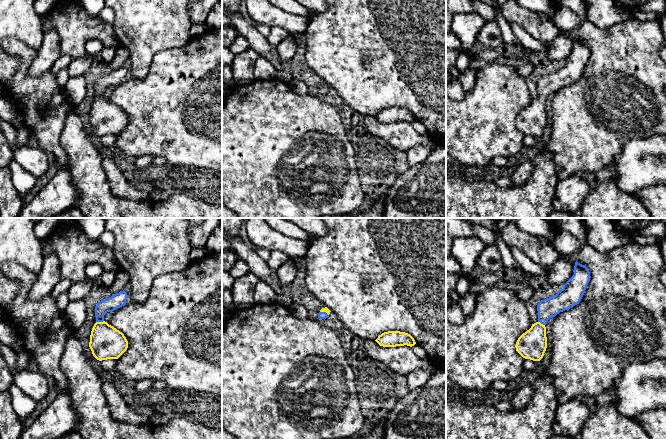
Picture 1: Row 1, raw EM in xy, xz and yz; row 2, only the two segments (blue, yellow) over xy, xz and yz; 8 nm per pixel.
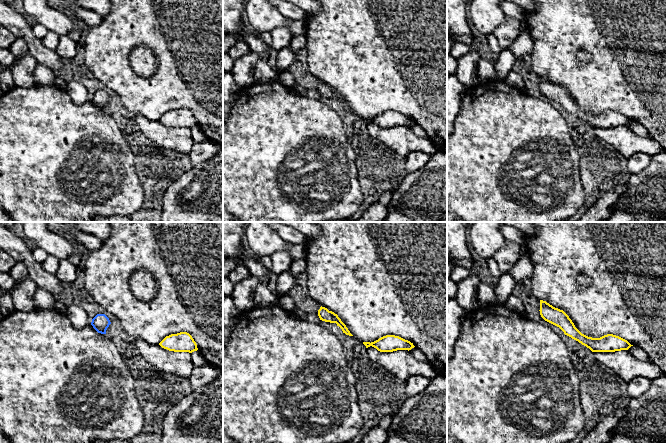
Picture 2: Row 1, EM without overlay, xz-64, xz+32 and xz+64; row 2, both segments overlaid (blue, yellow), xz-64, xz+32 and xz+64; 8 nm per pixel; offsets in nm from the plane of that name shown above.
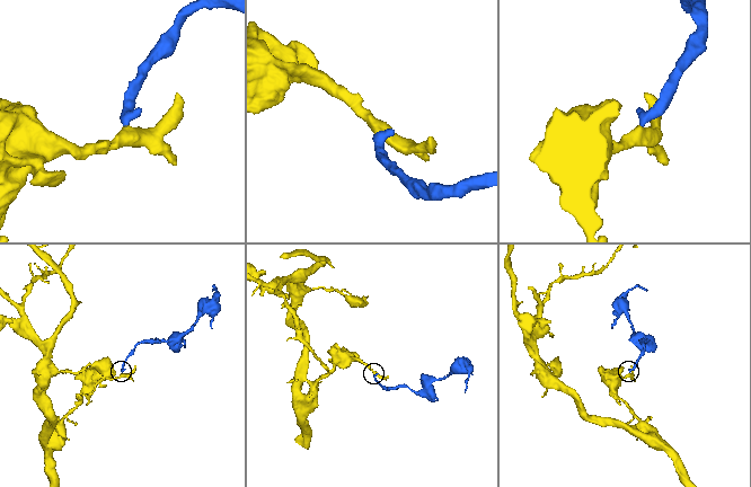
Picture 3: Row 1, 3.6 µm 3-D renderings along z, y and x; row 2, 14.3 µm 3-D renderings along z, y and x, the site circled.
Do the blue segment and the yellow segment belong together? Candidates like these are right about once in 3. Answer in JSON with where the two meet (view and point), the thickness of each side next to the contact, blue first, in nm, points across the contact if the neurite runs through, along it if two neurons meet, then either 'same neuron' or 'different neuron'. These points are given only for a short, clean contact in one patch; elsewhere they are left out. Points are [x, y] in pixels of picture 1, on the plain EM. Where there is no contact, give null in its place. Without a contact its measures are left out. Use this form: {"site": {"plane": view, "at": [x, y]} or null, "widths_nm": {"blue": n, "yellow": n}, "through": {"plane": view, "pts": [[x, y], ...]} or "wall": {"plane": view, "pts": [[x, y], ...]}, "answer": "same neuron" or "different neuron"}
{"site": {"plane": "xy", "at": [99, 97]}, "widths_nm": {"blue": 120, "yellow": 280}, "through": {"plane": "xy", "pts": [[117, 76], [99, 90], [99, 97], [106, 118]]}, "answer": "same neuron"}

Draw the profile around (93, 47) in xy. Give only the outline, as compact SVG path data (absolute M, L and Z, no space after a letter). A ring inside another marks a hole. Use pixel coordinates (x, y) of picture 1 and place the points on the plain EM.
M90 39L85 45L86 53L91 56L96 56L102 51L103 45L97 39Z

